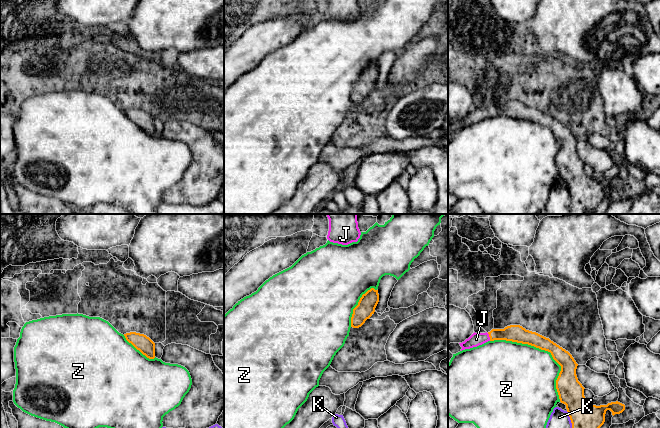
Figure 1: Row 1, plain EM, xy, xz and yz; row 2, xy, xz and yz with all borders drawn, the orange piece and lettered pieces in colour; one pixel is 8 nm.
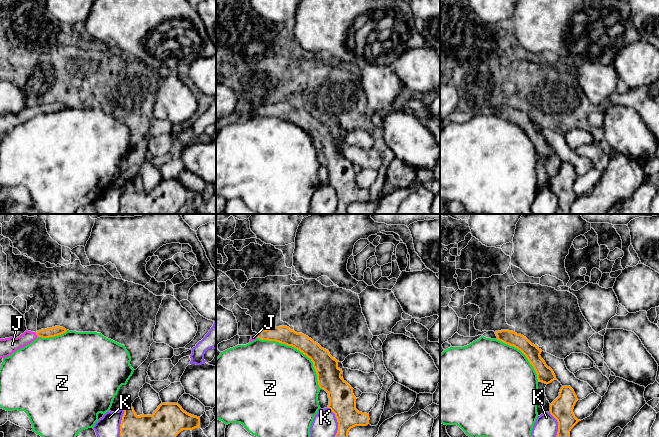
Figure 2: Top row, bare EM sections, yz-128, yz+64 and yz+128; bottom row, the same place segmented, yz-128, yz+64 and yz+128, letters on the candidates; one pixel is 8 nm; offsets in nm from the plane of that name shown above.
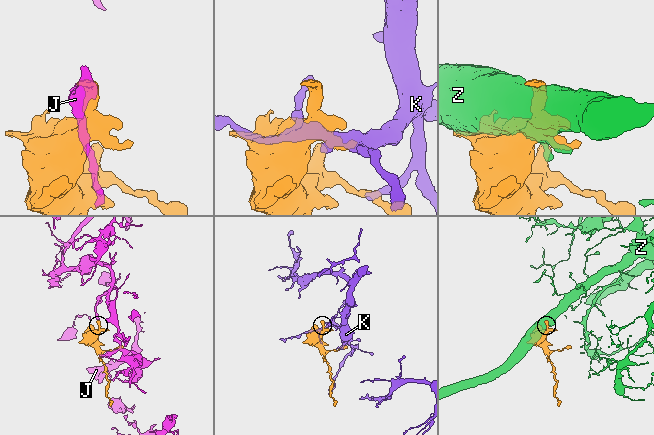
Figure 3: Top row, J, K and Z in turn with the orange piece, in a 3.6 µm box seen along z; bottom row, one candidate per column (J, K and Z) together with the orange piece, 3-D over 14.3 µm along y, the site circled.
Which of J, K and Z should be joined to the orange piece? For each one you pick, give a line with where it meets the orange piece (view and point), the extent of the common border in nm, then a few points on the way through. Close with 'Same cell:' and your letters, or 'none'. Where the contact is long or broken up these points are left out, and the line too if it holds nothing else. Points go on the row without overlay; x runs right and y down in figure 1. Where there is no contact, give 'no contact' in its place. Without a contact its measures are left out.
J: contact yz (489, 112); length 70 nm; way yz (515, 109), (489, 112), (476, 115)
Same cell: J

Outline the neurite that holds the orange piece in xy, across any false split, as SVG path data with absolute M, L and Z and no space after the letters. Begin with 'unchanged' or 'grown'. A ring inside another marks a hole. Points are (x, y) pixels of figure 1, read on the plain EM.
unchanged | M130 108L124 110L126 116L149 135L155 134L155 119L146 111Z

